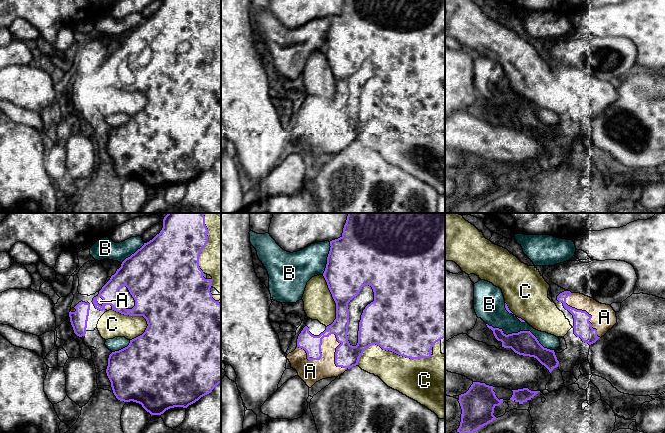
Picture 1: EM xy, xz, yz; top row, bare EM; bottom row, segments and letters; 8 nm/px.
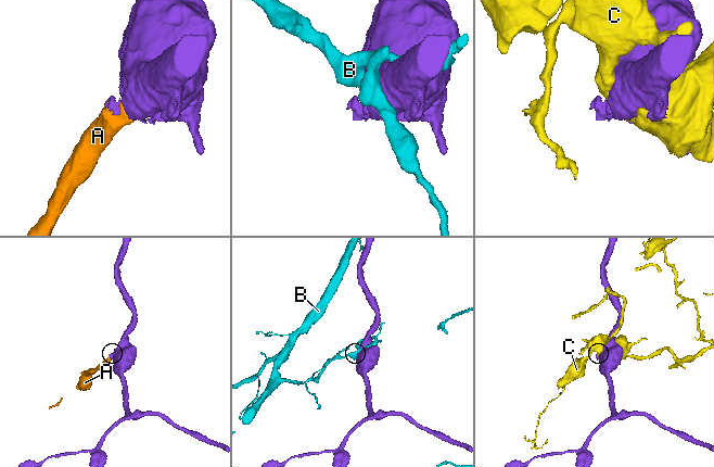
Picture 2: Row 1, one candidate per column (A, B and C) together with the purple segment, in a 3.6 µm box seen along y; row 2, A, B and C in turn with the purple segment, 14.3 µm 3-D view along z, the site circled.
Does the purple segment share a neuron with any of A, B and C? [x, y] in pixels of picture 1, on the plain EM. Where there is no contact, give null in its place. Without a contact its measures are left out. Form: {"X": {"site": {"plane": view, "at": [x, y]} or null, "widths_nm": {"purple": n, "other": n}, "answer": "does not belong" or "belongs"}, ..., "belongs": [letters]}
{"A": {"site": {"plane": "xz", "at": [326, 112]}, "widths_nm": {"purple": 190, "other": 160}, "answer": "belongs"}, "B": {"site": {"plane": "yz", "at": [520, 107]}, "widths_nm": {"purple": 190, "other": 200}, "answer": "does not belong"}, "C": {"site": {"plane": "xz", "at": [390, 126]}, "widths_nm": {"purple": 500, "other": 280}, "answer": "does not belong"}, "belongs": ["A"]}

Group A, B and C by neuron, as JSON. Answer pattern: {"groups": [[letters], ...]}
{"groups": [["A"], ["B"], ["C"]]}

